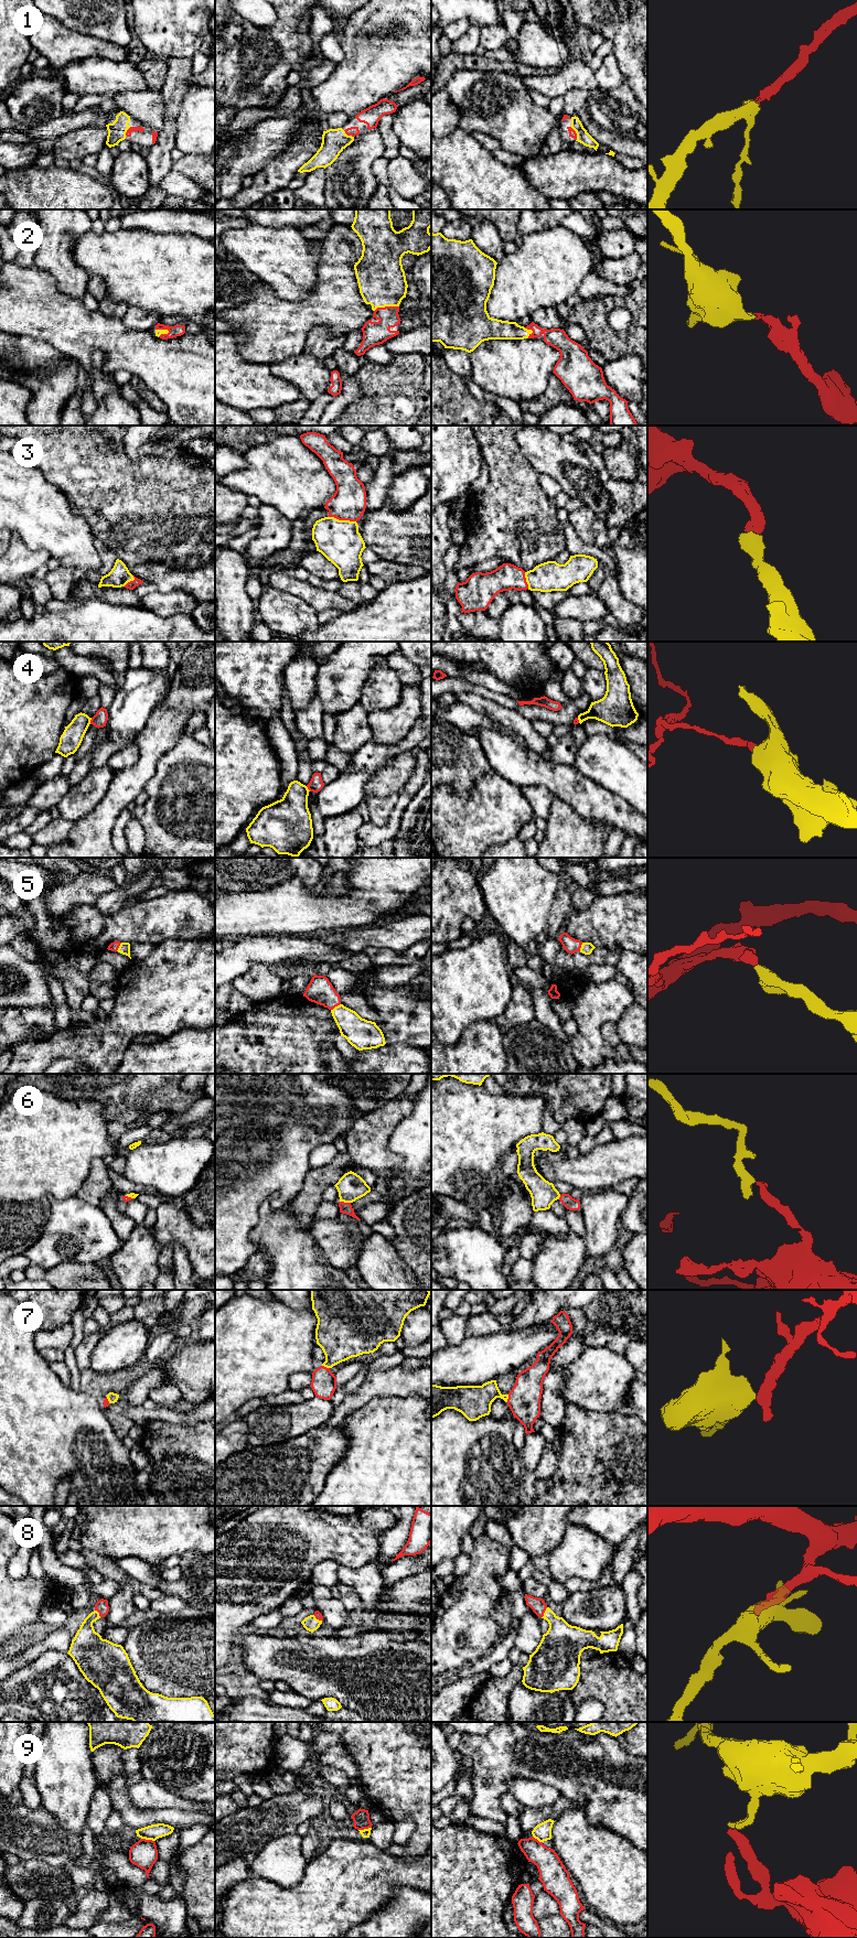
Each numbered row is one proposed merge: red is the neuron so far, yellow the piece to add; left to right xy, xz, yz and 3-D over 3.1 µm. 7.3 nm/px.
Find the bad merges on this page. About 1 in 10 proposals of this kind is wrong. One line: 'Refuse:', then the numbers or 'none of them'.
Refuse: 4, 9

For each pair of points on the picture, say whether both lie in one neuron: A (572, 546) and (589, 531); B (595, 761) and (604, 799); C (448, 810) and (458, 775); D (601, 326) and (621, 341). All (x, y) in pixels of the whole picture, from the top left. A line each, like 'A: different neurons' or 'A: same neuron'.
A: different neurons
B: different neurons
C: different neurons
D: same neuron

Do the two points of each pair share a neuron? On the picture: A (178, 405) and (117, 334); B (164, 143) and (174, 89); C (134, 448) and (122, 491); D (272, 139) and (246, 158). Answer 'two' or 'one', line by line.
A: one
B: one
C: two
D: one

